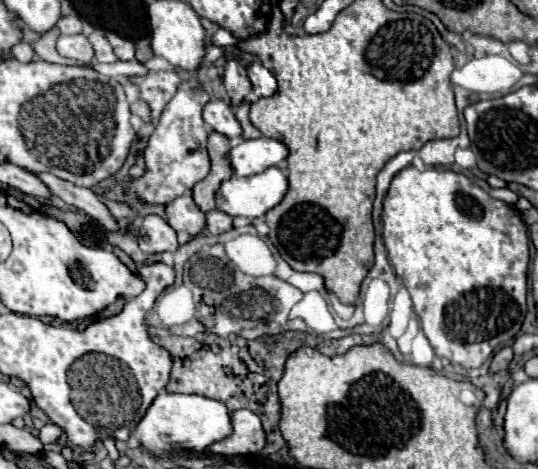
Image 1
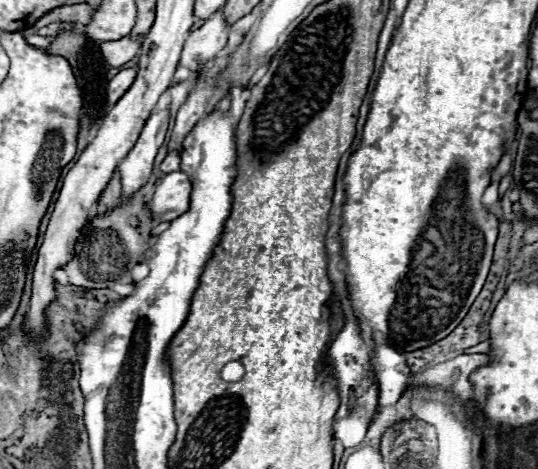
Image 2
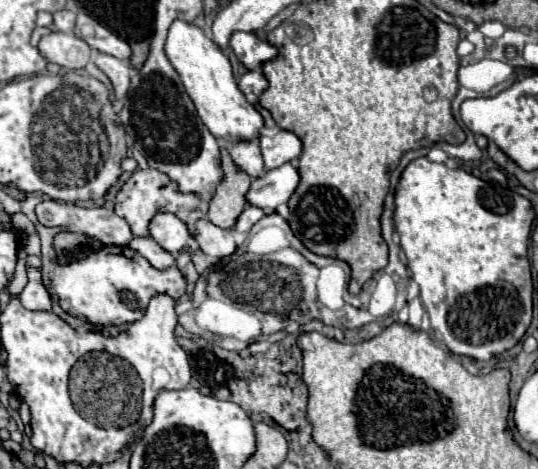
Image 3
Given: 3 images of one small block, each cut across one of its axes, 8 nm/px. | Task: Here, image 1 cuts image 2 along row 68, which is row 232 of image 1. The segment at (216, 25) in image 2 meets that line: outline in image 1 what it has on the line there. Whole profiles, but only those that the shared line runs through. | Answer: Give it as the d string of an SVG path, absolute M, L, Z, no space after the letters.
M182 194L166 204L166 220L174 230L188 230L190 236L202 234L206 226L206 218L194 204L192 194Z

